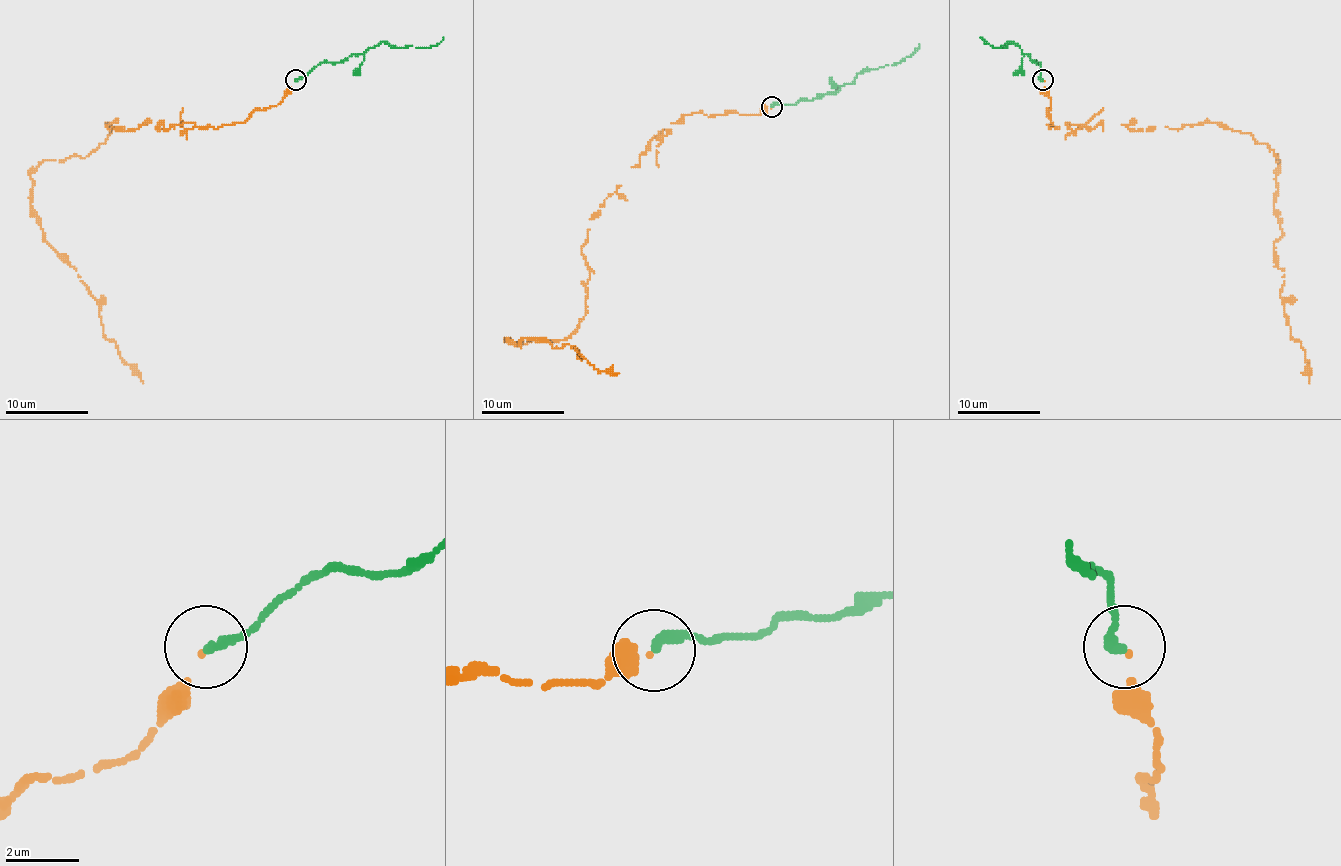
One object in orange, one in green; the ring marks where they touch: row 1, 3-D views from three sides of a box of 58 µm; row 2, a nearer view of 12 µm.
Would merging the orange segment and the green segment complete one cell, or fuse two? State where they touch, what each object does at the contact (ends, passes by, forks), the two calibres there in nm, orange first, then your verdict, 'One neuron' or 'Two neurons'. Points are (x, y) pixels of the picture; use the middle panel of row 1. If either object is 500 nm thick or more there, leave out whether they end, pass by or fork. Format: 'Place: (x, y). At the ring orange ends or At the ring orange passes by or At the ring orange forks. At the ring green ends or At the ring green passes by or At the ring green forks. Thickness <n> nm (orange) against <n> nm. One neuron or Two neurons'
Place: (771, 107). At the ring orange ends. At the ring green ends. Thickness 110 nm (orange) against 280 nm. One neuron

